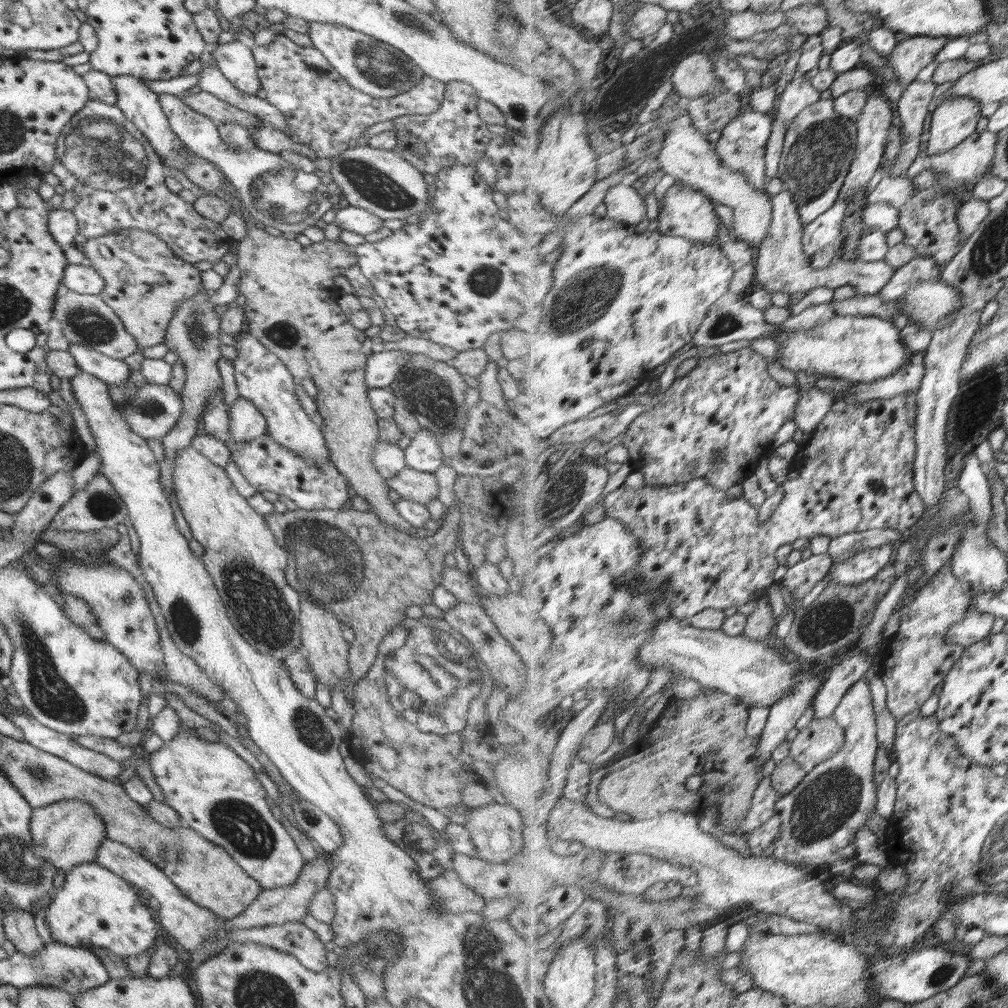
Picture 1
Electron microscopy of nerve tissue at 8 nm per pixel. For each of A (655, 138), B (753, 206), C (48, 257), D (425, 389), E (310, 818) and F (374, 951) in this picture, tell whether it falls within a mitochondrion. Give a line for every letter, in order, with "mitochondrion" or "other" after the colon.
A: mitochondrion
B: other
C: other
D: mitochondrion
E: mitochondrion
F: mitochondrion

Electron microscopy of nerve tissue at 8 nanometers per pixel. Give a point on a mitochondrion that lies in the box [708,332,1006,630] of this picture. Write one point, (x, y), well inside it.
(974, 408)

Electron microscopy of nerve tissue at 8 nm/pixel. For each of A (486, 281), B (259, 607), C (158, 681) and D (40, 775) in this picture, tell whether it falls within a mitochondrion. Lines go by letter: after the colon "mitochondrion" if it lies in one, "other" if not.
A: mitochondrion
B: mitochondrion
C: other
D: mitochondrion

